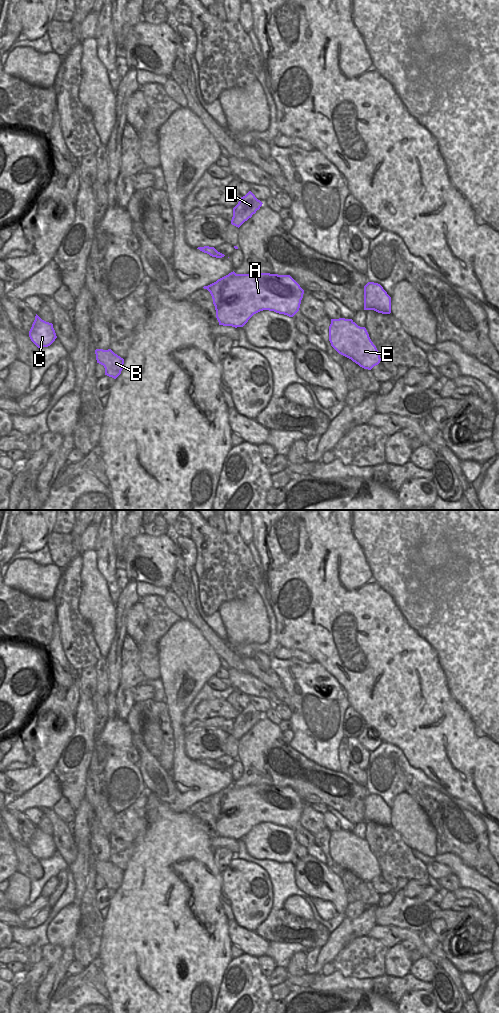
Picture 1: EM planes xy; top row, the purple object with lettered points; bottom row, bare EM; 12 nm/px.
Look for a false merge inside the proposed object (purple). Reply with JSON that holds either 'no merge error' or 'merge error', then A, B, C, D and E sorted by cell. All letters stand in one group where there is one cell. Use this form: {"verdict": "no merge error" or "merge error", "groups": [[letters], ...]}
{"verdict": "no merge error", "groups": [["A", "B", "C", "D", "E"]]}

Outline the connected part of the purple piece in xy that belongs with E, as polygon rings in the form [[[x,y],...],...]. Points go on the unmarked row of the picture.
[[[331,831],[329,853],[339,866],[364,881],[371,882],[381,873],[366,840],[358,838],[352,831]]]

